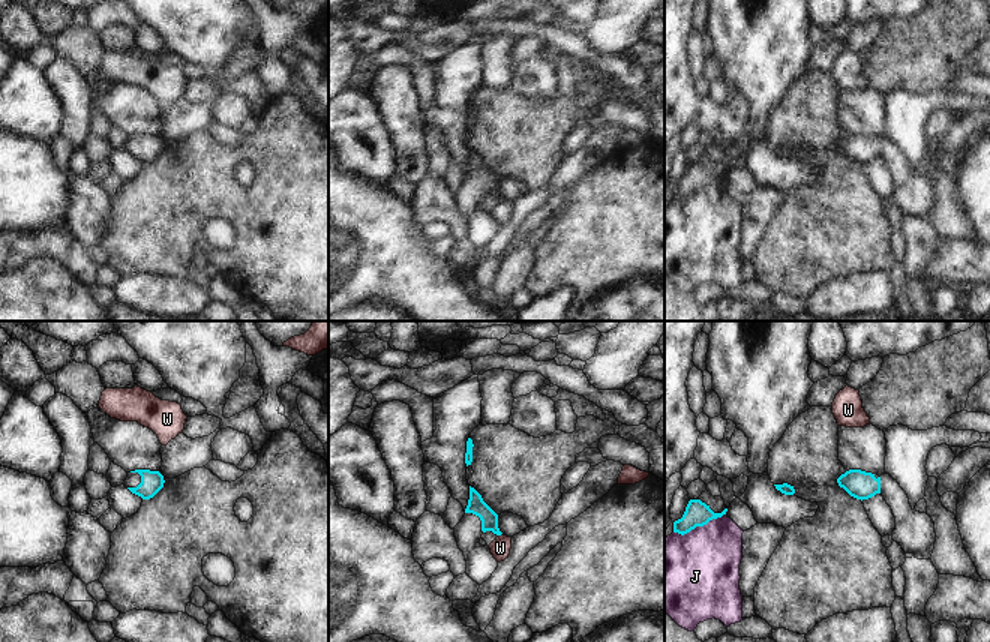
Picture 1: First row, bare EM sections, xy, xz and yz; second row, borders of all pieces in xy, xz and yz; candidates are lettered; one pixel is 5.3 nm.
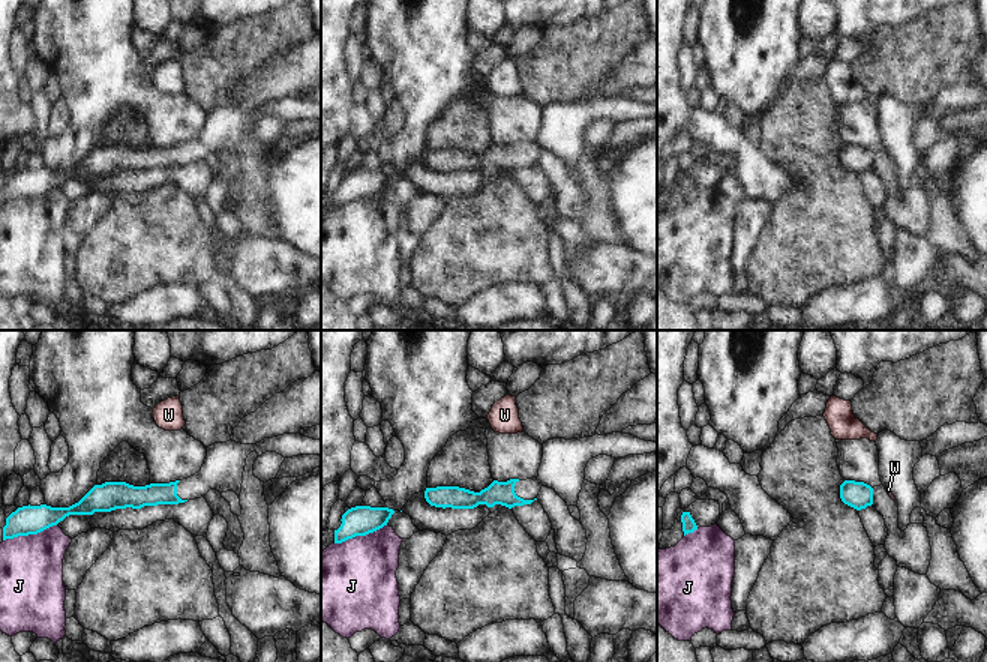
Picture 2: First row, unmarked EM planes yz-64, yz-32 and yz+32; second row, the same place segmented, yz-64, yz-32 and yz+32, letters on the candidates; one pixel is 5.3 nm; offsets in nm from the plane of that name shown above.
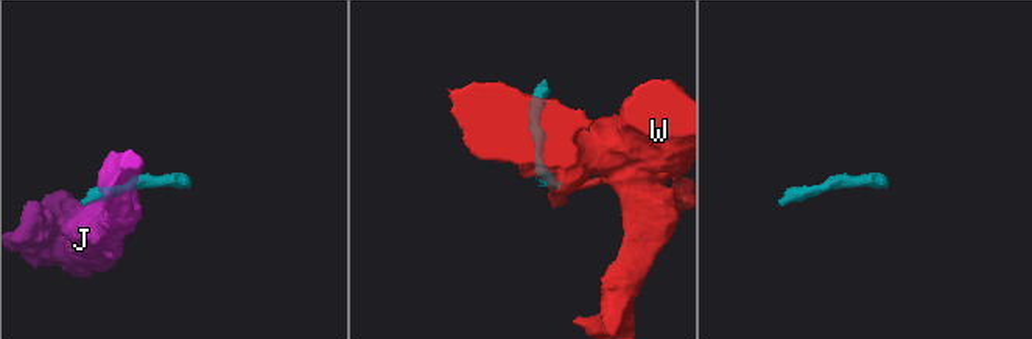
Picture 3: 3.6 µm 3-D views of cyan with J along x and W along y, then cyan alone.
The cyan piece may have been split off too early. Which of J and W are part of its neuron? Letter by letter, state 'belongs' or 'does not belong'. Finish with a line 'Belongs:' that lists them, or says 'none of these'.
J: does not belong
W: does not belong
Belongs: none of these

